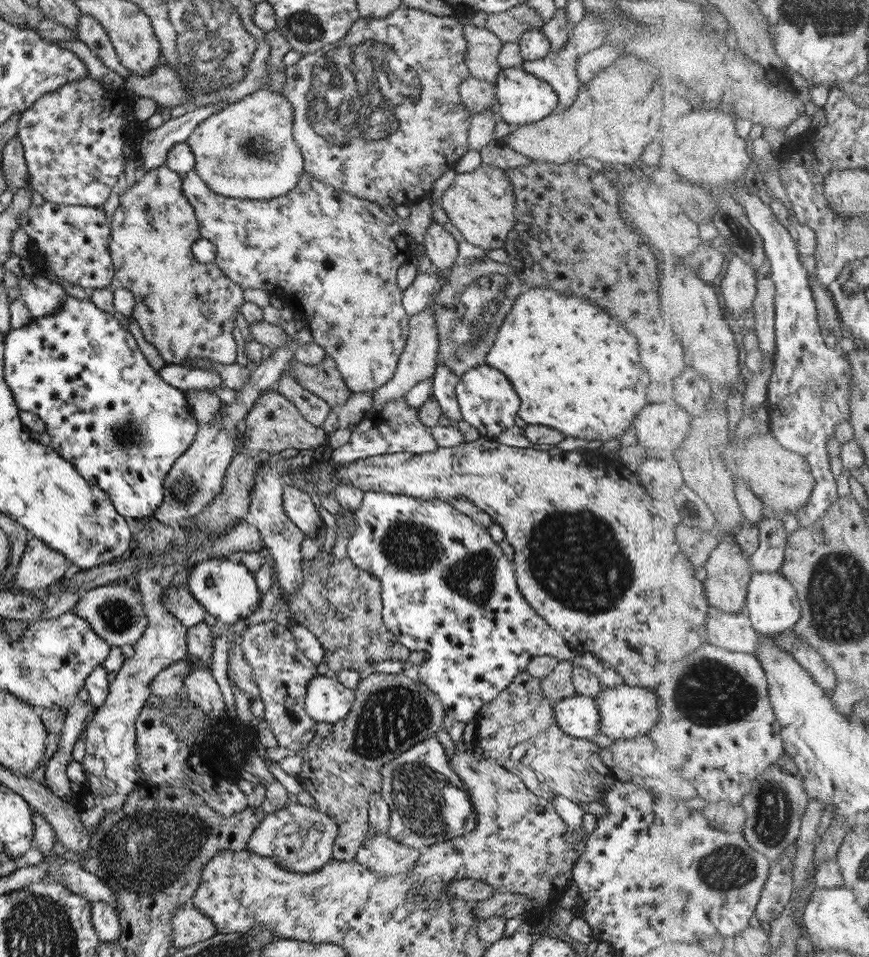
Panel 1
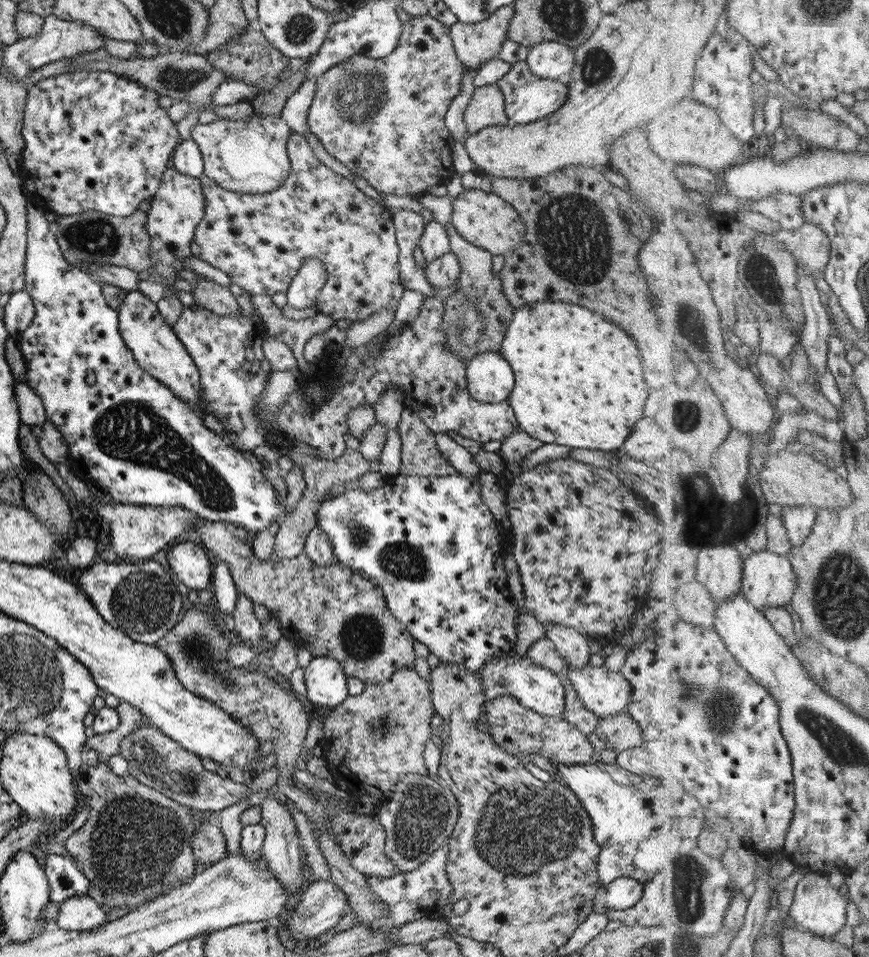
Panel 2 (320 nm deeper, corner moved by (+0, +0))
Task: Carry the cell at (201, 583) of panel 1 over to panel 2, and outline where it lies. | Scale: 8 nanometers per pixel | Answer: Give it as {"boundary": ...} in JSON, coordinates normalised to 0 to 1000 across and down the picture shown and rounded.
{"boundary":[[[219,565],[197,566],[190,571],[190,585],[196,599],[219,617],[244,617],[245,594],[235,573]]]}

